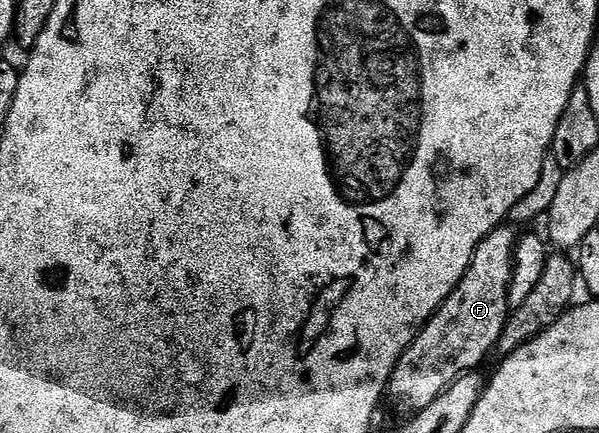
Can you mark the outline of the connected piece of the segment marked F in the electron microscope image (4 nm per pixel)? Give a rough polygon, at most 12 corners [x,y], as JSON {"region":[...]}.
{"region":[[478,245],[399,358],[389,395],[430,405],[481,367],[509,316],[515,245]]}

